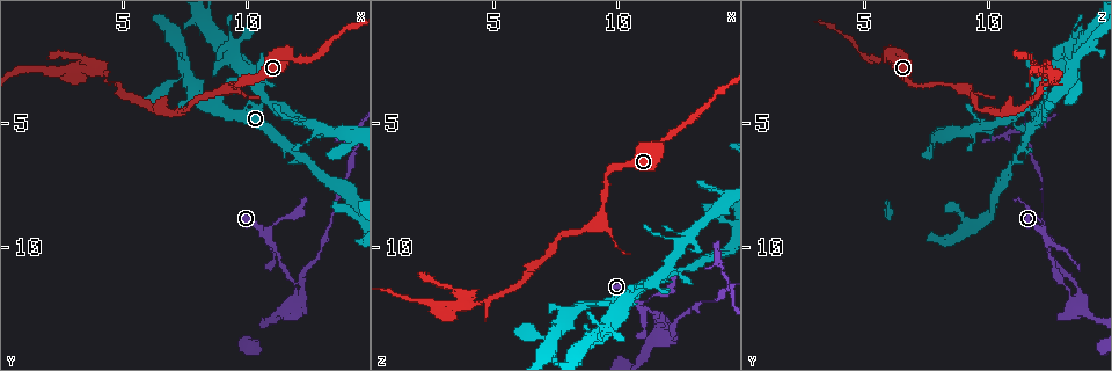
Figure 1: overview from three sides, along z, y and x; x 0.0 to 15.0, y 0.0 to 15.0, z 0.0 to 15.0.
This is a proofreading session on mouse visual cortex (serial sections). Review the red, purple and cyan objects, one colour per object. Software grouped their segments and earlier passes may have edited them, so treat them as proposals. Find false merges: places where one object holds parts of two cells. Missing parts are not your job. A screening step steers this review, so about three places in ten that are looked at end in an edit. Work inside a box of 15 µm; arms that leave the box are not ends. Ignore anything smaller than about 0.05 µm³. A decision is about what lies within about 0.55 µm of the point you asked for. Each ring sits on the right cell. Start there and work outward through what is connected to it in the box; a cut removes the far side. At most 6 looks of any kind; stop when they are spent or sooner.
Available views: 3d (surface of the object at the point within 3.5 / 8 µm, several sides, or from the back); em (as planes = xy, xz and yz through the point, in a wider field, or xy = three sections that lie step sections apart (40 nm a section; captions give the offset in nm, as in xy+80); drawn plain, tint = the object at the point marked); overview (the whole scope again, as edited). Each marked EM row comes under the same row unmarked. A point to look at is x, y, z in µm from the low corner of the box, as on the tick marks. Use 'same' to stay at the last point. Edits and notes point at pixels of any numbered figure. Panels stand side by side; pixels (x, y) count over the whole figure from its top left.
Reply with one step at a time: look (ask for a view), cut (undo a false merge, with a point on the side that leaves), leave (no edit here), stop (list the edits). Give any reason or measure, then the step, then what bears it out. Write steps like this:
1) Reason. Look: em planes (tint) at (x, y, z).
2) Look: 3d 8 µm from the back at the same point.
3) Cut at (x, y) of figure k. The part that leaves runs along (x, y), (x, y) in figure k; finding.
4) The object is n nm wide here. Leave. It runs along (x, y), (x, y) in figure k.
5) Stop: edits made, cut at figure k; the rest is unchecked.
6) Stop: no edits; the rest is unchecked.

Side arm on a straight run. Look: em xy step 2 (tint) at (3.9, 3.0, 12.3).

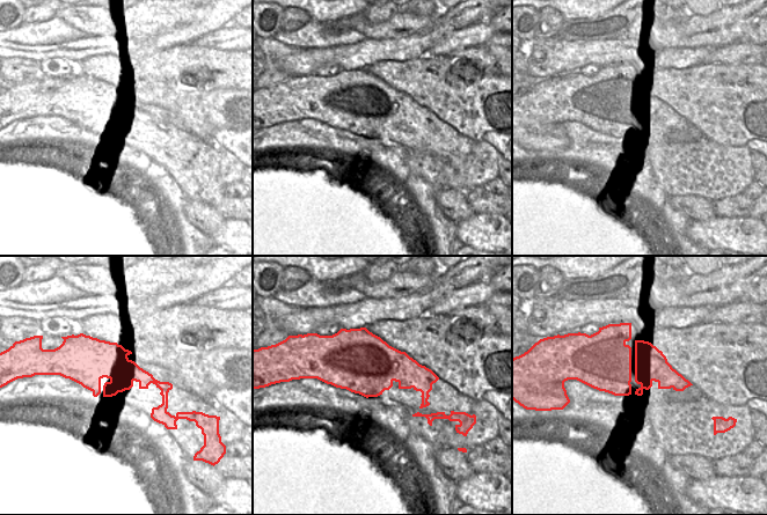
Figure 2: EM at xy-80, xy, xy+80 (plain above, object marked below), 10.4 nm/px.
Look: 3d 3.5 µm at the same point.

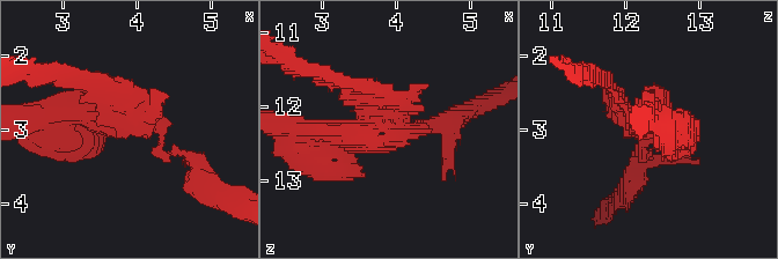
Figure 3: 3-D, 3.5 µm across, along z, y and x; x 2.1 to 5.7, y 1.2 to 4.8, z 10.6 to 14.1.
Leave. It runs along (183, 154), (116, 108), (63, 115) in figure 3; one cell here.

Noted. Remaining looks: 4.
Arms run side by side. Look: 3d 3.5 µm at (10.8, 9.4, 12.2).

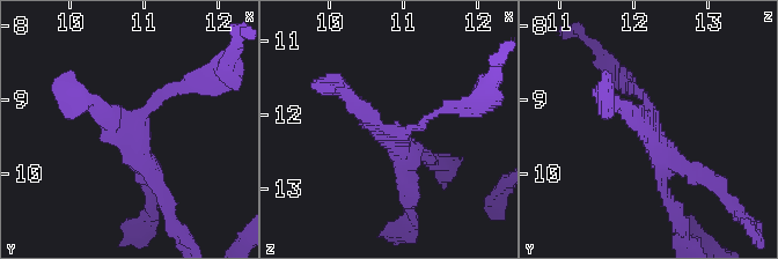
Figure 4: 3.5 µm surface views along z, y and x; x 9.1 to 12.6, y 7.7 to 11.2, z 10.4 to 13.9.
Shape alone is not enough. Look: em planes (tint) at (10.70, 9.40, 12.25).

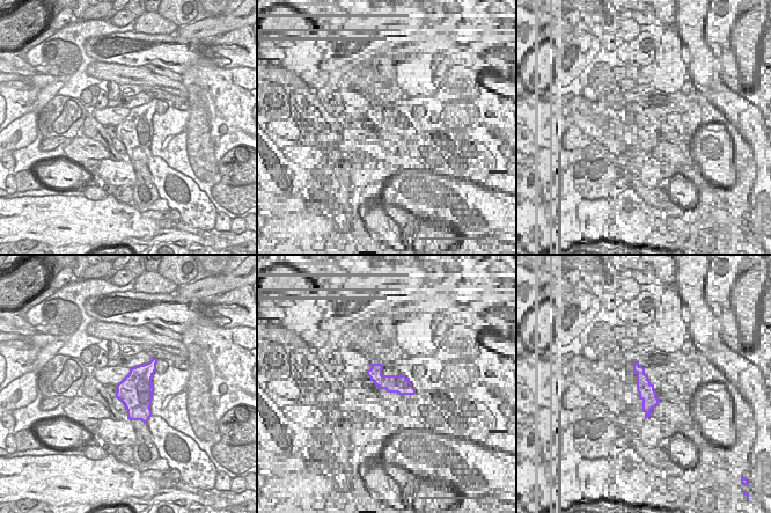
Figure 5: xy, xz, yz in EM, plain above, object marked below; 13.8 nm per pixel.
4 arms meet here; the arms are 150, 200, 200, 300 nm wide. Leave. It runs along (74, 96), (110, 117), (160, 195) in figure 4; continuous, no second cell.

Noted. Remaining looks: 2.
Look: 3d 8 µm at (11.9, 12.2, 13.5).

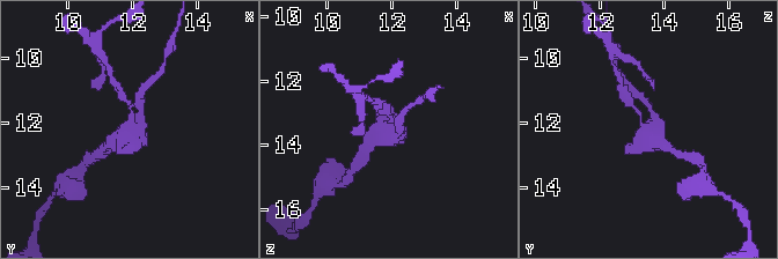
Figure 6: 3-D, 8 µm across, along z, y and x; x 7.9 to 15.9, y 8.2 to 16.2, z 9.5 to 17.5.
Shape alone is not enough. Look: em xy step 2 (tint) at (11.9, 12.3, 13.5).

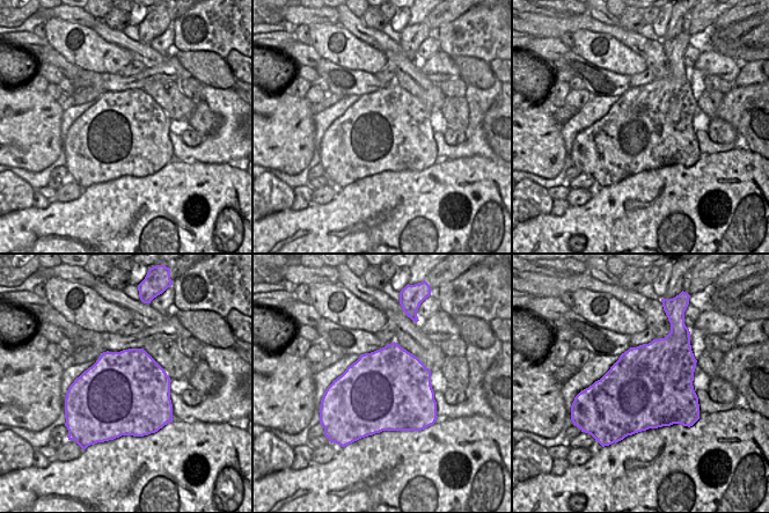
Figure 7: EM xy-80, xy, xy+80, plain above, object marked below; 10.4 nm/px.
Leave. All the same cell.

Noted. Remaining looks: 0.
Stop: no edits; the rest is unchecked.

